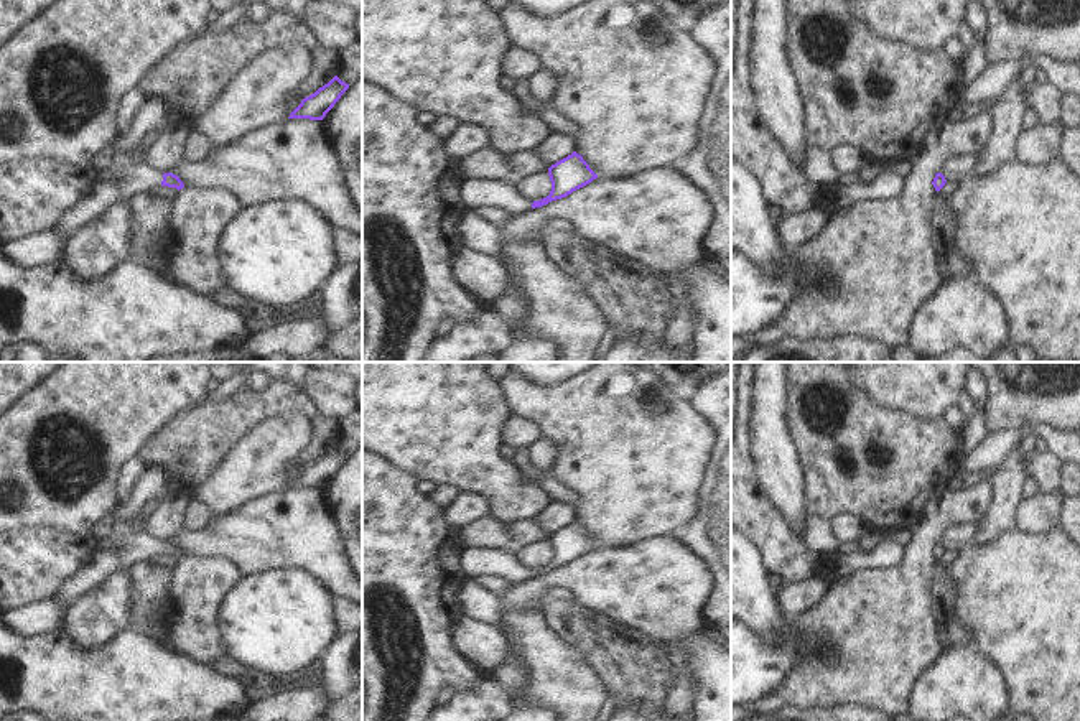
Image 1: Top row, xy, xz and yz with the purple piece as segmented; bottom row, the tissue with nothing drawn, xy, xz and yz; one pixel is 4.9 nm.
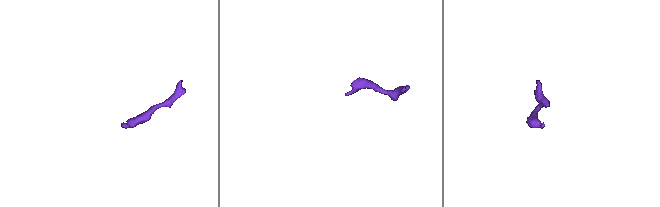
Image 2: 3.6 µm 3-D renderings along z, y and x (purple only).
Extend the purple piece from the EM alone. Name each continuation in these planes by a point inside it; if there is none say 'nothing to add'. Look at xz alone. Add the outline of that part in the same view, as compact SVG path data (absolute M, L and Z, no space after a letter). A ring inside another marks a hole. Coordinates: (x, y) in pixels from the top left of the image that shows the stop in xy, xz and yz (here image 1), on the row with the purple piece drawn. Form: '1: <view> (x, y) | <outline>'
1: xz (473, 193) | M487 178L461 181L459 201L463 209L500 207L510 216L532 209L532 202L517 191L515 181L492 181Z

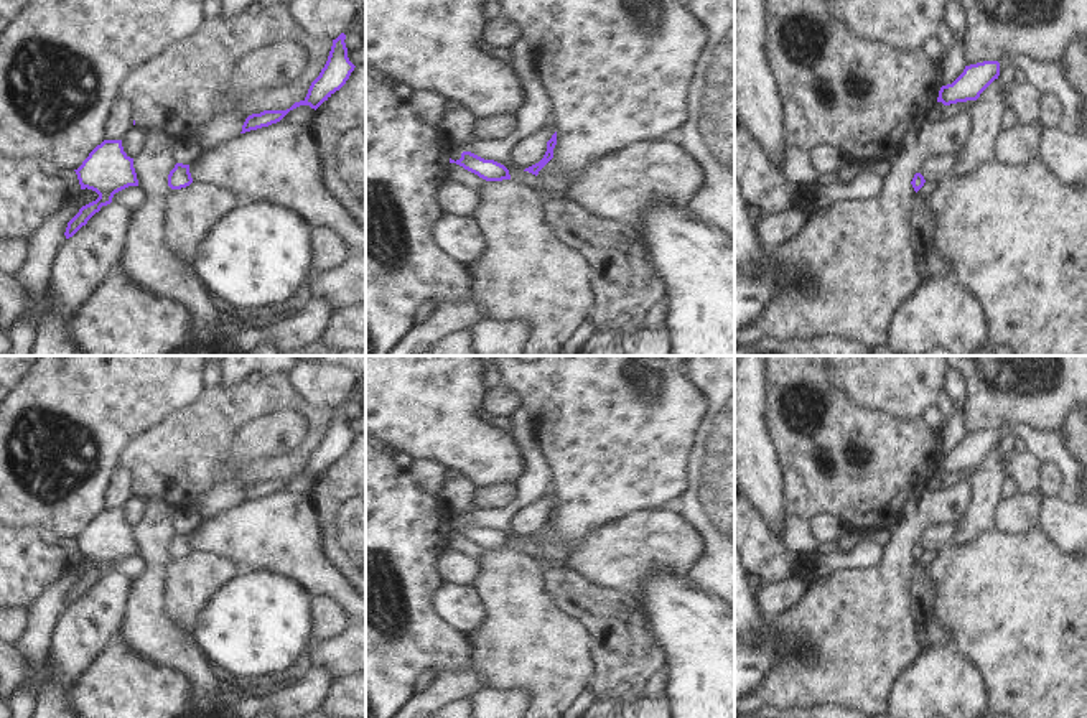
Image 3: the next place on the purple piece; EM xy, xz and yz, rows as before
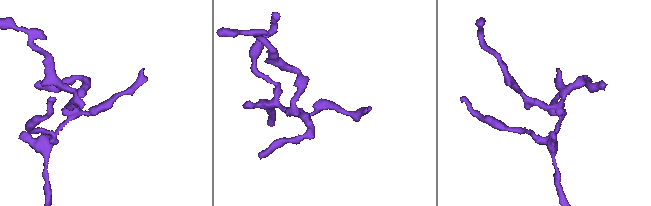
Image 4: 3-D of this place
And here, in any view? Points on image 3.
nothing to add

